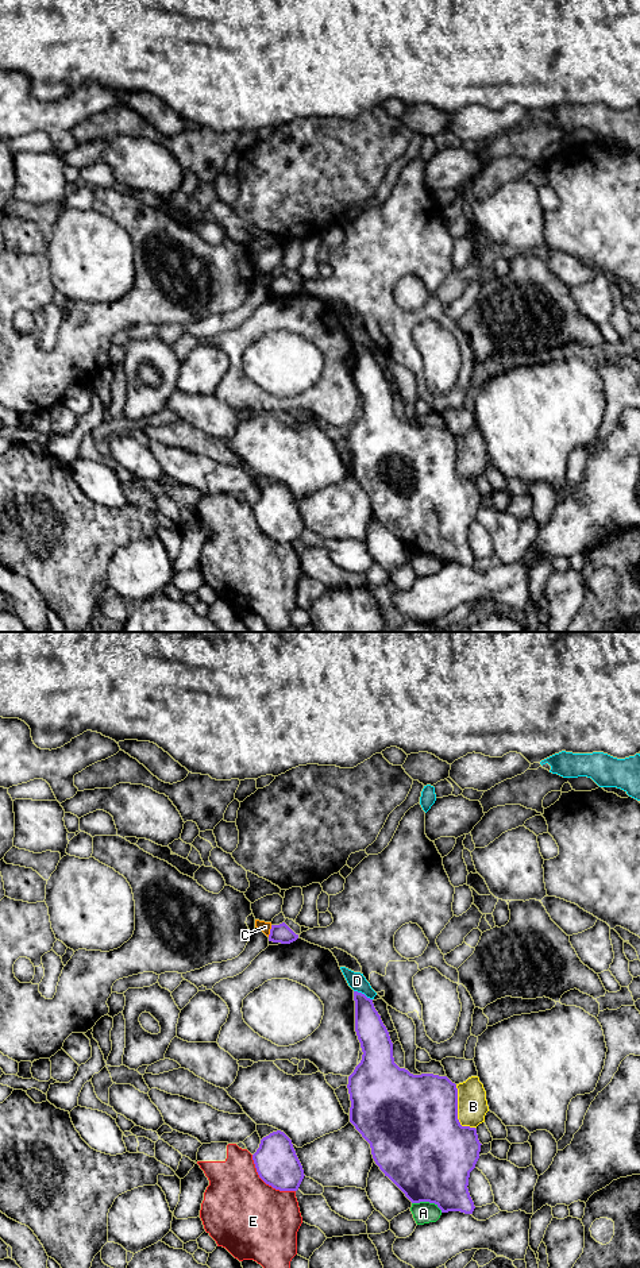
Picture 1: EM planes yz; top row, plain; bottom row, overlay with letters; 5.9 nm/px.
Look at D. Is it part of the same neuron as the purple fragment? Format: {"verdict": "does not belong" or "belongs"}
{"verdict": "does not belong"}

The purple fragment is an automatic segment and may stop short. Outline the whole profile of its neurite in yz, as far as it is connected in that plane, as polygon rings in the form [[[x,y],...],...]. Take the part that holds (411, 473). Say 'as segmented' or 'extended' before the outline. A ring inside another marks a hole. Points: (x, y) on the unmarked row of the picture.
as segmented; [[[354,343],[355,384],[362,400],[362,412],[348,428],[351,452],[350,474],[370,496],[371,506],[379,521],[412,555],[435,555],[442,564],[460,563],[473,566],[475,558],[469,544],[470,524],[479,510],[481,494],[477,481],[462,478],[458,471],[458,440],[447,428],[433,425],[413,427],[394,415],[393,394],[373,351]]]

